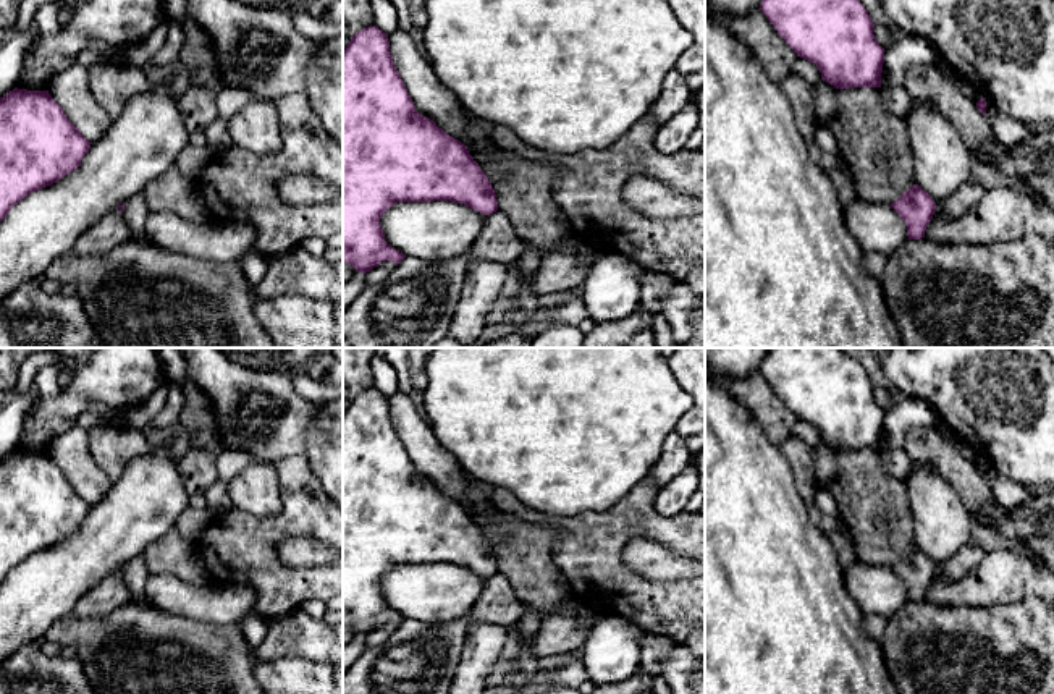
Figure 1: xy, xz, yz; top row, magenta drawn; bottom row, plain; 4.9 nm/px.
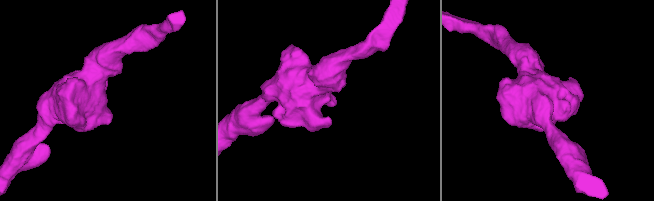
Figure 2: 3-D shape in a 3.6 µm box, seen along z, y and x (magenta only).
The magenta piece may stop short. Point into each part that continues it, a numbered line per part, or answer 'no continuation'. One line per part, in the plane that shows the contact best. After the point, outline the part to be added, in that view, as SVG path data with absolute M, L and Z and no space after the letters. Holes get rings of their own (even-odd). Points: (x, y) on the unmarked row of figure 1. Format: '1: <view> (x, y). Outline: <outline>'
no continuation

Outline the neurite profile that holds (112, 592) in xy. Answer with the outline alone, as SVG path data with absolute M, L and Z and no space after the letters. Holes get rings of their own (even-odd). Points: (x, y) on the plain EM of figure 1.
M115 571L84 594L70 615L76 618L105 616L128 602L131 602L131 594L123 581L123 574Z

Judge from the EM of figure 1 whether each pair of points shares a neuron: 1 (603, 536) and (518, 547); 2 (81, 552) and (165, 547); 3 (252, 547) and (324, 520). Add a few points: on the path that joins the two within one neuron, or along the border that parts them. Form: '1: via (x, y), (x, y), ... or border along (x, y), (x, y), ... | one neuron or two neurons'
1: border along (524, 520), (560, 534), (552, 562), (564, 579) | two neurons
2: border along (173, 526), (141, 554) | two neurons
3: via (270, 531), (295, 520), (306, 520) | one neuron

